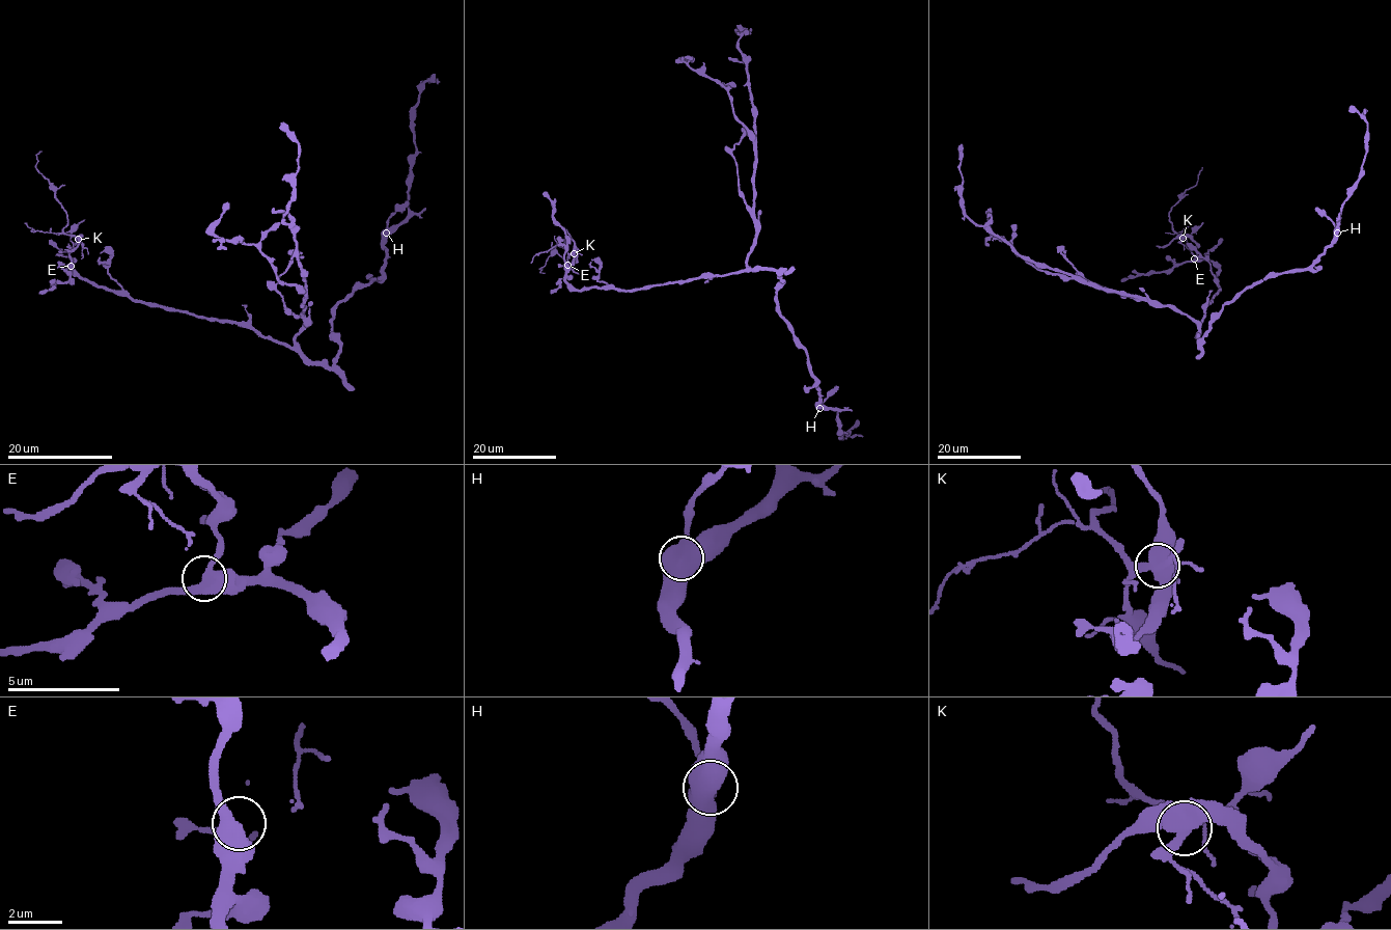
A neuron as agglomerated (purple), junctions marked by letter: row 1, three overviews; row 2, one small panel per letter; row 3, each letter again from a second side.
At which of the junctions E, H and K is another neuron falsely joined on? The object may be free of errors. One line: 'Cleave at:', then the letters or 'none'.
Cleave at: K

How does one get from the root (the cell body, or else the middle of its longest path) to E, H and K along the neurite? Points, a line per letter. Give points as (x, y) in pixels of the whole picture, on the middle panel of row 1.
E: (756, 270), (705, 275), (637, 290), (575, 290), (565, 280), (567, 265)
H: (756, 270), (774, 270), (782, 280), (777, 289), (777, 311), (806, 353), (809, 372), (817, 381), (819, 408)
K: (756, 270), (705, 275), (637, 290), (575, 290), (565, 280), (565, 268), (572, 264), (573, 254)

